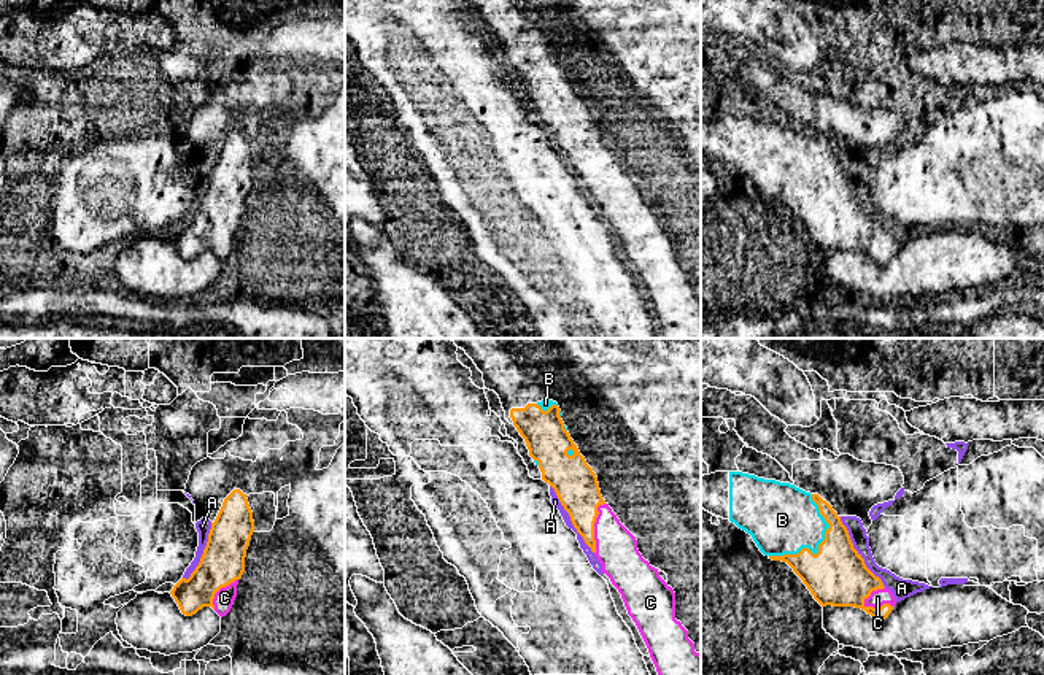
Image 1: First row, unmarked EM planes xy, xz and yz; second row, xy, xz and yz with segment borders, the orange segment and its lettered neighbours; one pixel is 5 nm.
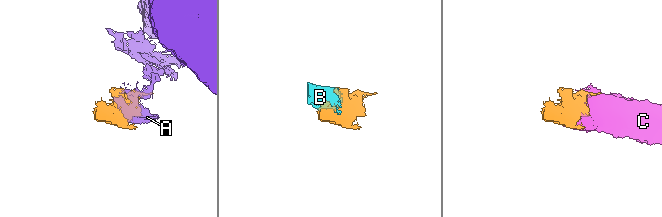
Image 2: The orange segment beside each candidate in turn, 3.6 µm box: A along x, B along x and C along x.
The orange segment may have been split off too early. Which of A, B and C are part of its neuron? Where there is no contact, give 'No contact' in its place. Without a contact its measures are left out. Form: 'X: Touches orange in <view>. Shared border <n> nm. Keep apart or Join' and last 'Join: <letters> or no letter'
A: Touches orange in yz. Shared border 420 nm. Keep apart
B: Touches orange in yz. Shared border 380 nm. Join
C: Touches orange in yz. Shared border 160 nm. Join
Join: B, C

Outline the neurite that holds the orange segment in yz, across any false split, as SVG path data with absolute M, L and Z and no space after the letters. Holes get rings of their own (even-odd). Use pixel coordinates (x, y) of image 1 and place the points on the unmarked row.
M715 116L701 121L701 152L750 178L769 203L787 206L822 251L855 251L885 264L896 249L818 138L742 116Z

